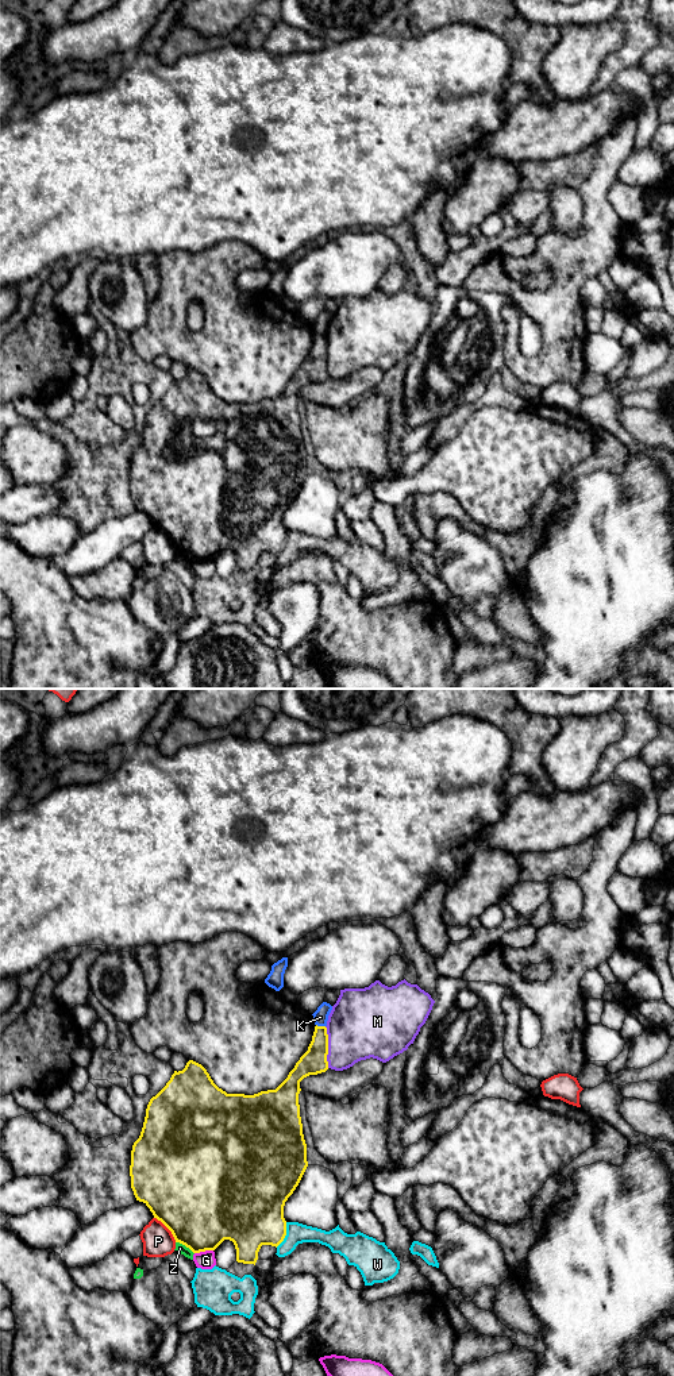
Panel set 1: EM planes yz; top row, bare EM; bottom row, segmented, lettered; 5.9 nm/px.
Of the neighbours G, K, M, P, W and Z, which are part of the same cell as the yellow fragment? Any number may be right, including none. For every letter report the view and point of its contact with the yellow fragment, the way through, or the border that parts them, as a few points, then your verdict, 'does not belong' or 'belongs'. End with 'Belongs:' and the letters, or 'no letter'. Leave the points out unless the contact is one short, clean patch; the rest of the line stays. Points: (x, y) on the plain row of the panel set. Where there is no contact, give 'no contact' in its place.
G: contact yz (203, 559); does not belong
K: contact yz (320, 335); border yz (316, 332), (324, 335); does not belong
M: contact yz (327, 355); does not belong
P: contact yz (168, 536); does not belong
W: contact yz (285, 543); does not belong
Z: contact yz (185, 554); does not belong
Belongs: no letter

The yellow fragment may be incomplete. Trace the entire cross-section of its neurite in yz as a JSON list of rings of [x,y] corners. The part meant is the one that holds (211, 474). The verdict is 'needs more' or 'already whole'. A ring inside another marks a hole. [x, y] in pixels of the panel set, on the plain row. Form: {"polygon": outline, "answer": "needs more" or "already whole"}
{"polygon": [[[315,335],[312,350],[308,359],[300,366],[294,377],[289,381],[288,386],[276,397],[261,400],[254,404],[244,402],[227,402],[219,397],[211,388],[207,378],[189,369],[182,379],[174,379],[166,394],[150,408],[143,436],[139,447],[134,451],[131,459],[131,497],[136,509],[143,510],[154,527],[161,529],[173,543],[176,551],[180,551],[189,556],[193,562],[200,562],[205,559],[215,559],[224,548],[234,551],[236,558],[236,570],[243,573],[254,573],[258,568],[258,560],[262,554],[278,555],[286,544],[286,529],[284,527],[284,514],[288,506],[293,502],[299,494],[307,475],[307,452],[303,443],[303,432],[300,425],[299,402],[301,400],[300,390],[309,385],[326,381],[328,378],[328,343],[326,335]]], "answer": "already whole"}

